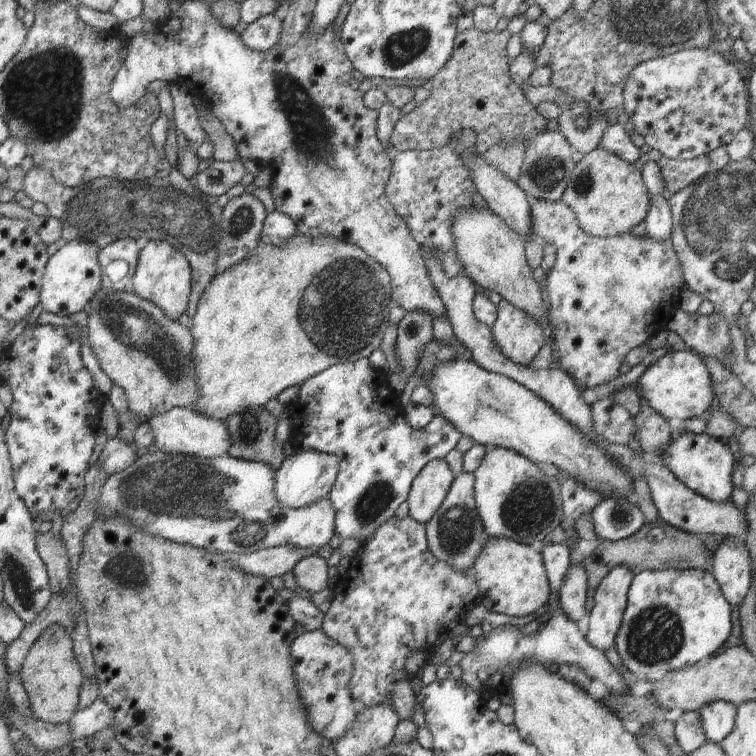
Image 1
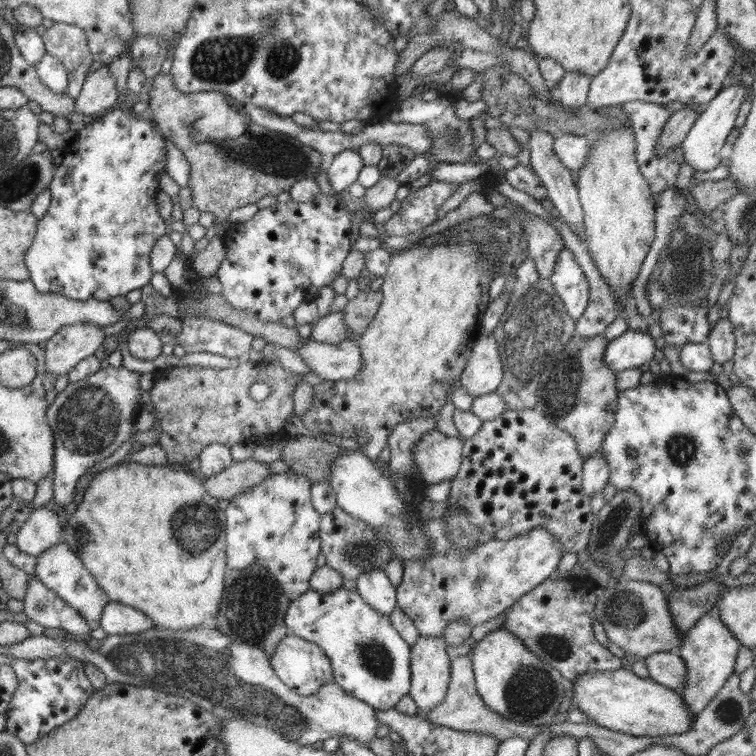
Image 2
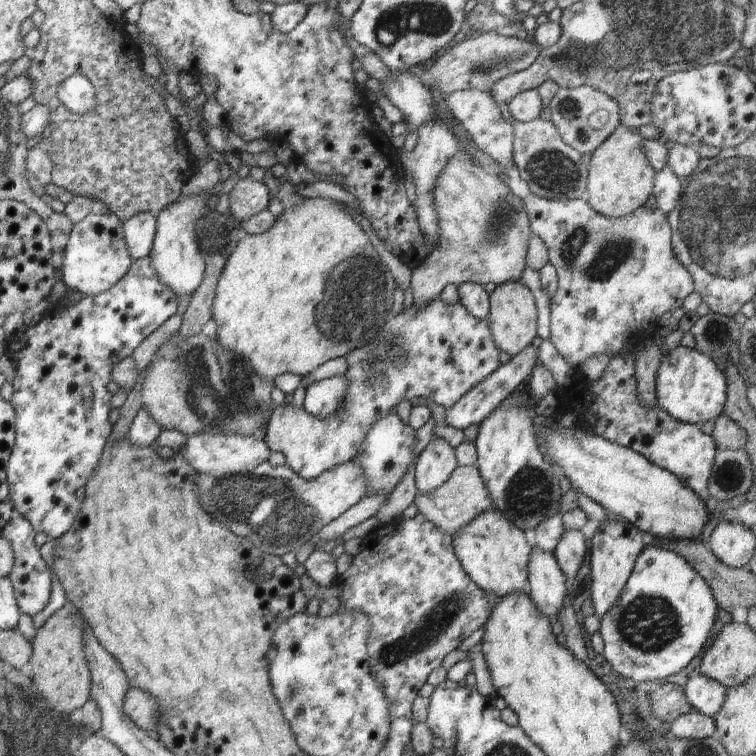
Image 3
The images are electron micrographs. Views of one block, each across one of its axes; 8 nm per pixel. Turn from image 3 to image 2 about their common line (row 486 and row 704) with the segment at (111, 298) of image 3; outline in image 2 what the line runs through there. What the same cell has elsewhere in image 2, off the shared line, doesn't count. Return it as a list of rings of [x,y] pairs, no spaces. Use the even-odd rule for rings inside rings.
[[[13,659],[10,666],[14,669],[18,686],[6,711],[5,731],[17,736],[27,745],[75,717],[95,691],[85,675],[85,666],[80,660]]]

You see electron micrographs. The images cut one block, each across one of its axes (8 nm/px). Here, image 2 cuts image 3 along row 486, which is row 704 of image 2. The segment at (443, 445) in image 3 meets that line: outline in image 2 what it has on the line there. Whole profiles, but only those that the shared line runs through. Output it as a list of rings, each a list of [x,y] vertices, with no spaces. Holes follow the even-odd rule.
[[[425,637],[411,646],[410,696],[420,711],[428,712],[445,699],[451,679],[447,644],[442,637]]]

